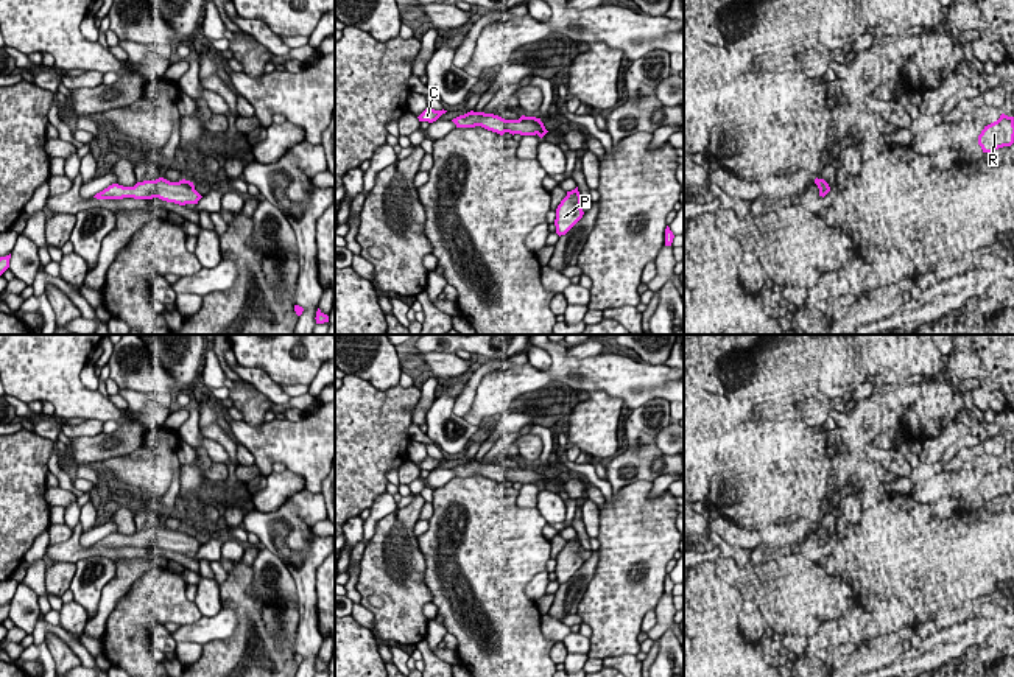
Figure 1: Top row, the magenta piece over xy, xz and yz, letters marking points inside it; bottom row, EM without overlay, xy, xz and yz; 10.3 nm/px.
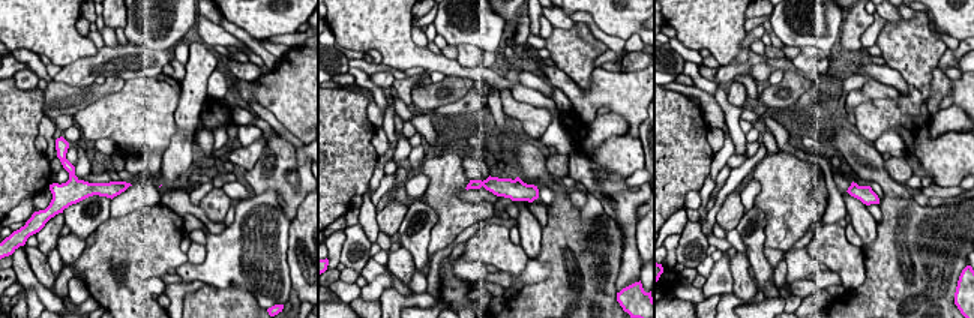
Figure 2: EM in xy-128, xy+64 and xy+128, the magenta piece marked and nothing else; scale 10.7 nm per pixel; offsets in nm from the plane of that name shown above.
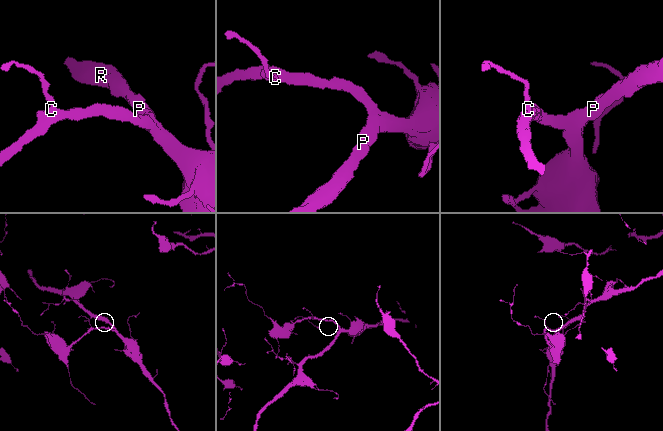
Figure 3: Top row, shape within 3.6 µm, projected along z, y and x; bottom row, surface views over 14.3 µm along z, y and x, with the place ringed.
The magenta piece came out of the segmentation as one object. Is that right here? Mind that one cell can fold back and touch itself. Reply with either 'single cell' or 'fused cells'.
single cell

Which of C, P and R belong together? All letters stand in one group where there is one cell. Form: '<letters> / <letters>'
C P R

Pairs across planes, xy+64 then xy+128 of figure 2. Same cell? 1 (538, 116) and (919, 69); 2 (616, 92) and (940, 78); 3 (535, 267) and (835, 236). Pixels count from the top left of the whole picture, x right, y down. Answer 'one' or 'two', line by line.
1: one
2: one
3: two

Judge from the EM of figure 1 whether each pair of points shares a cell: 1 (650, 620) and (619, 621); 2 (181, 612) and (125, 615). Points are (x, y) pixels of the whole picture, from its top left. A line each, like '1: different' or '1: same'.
1: different
2: same

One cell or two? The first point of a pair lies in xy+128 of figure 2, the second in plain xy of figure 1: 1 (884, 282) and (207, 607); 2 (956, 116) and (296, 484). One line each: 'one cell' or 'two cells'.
1: two cells
2: one cell

